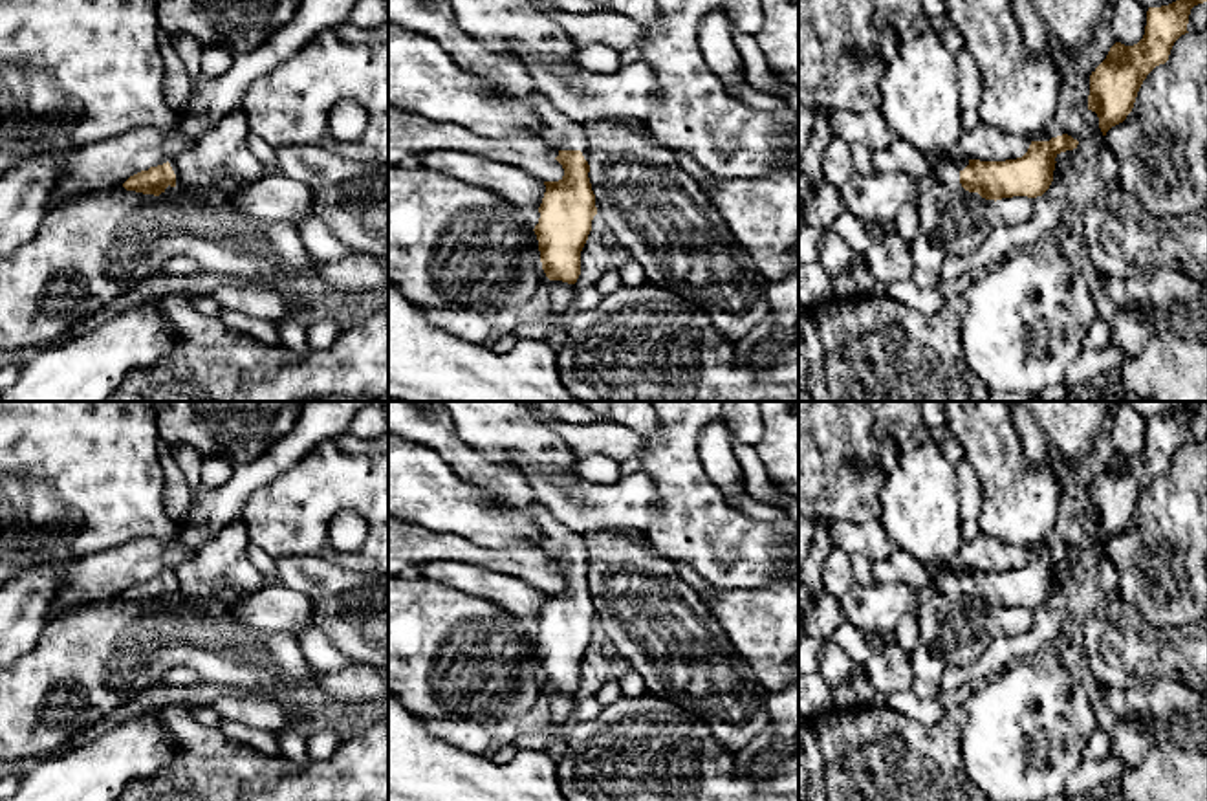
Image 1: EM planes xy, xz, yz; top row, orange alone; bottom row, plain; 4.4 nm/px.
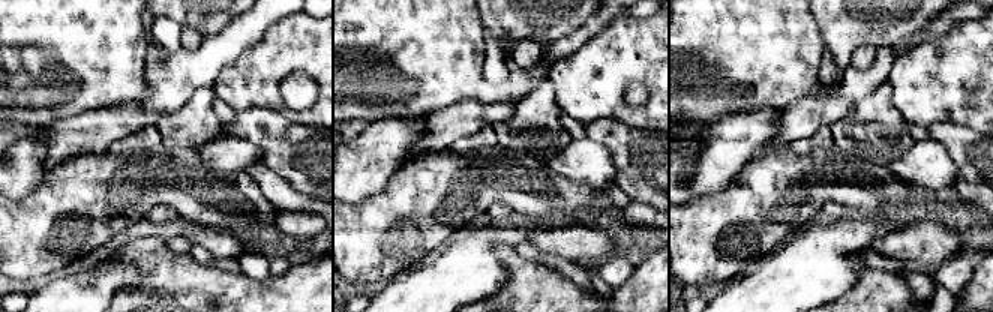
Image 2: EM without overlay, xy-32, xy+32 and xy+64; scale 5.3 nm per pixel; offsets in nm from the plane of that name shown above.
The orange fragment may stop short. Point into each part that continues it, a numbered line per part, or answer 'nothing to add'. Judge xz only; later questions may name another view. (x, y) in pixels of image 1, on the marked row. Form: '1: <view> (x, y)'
1: xz (434, 19)

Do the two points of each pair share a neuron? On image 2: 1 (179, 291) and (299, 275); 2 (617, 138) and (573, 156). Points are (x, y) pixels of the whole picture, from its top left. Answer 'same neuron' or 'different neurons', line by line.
1: same neuron
2: different neurons

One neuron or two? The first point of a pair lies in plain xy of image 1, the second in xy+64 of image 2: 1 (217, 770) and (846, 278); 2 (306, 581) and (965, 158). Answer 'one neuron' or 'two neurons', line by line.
1: two neurons
2: one neuron

